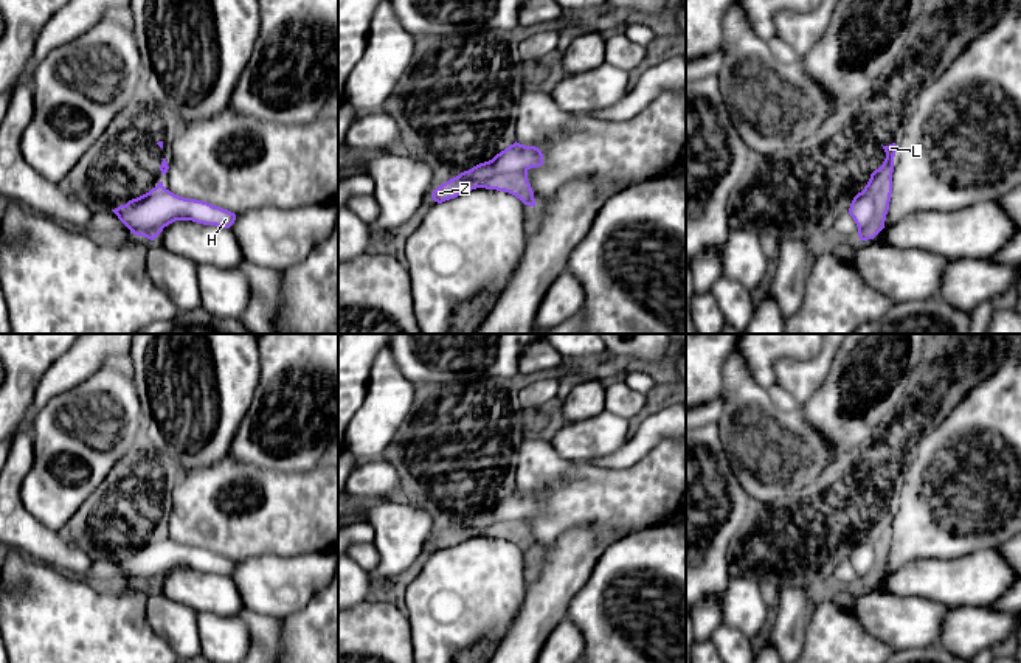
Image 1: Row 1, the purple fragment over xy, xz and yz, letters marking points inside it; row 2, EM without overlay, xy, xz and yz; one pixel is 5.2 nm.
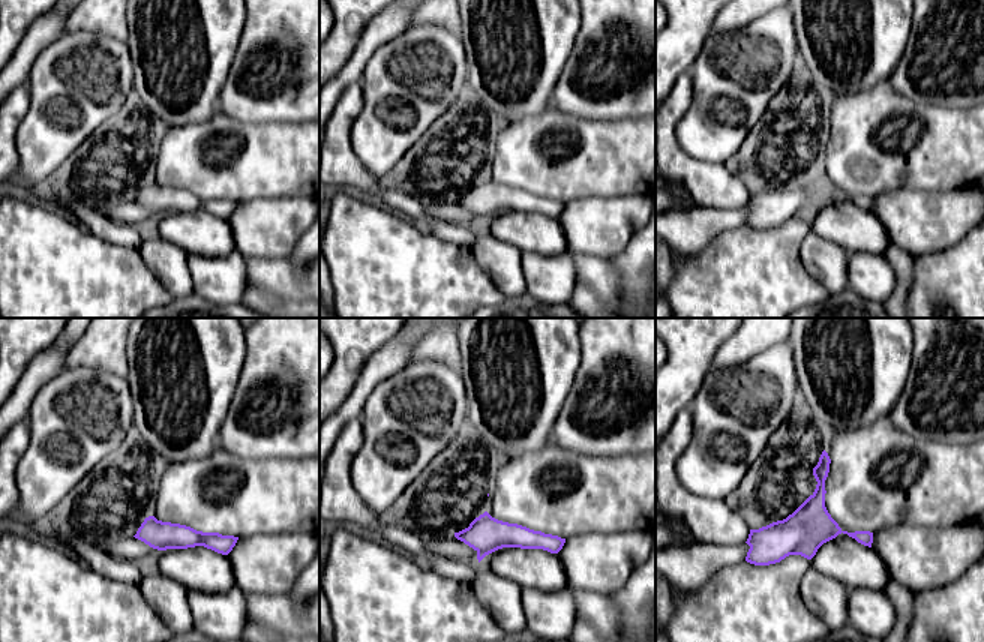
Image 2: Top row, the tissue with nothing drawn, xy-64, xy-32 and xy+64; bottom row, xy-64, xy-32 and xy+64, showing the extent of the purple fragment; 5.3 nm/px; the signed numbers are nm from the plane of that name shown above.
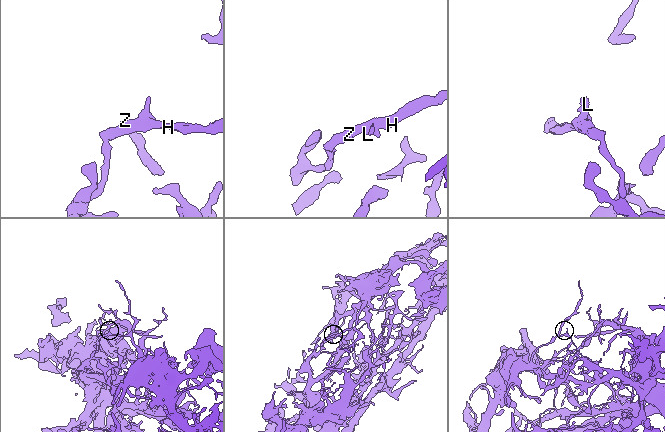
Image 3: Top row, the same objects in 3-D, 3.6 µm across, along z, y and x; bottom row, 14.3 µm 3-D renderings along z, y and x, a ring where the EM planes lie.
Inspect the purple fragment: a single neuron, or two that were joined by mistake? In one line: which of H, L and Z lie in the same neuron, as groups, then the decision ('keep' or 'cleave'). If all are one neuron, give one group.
groups H / L Z; cleave

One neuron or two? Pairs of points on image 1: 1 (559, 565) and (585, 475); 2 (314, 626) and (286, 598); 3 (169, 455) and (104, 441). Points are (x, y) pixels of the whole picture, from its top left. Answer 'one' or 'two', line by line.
1: two
2: two
3: two

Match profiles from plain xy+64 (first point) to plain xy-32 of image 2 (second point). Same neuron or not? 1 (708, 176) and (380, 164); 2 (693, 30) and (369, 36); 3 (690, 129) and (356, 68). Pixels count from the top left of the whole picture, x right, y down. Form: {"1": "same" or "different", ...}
{"1": "different", "2": "different", "3": "different"}

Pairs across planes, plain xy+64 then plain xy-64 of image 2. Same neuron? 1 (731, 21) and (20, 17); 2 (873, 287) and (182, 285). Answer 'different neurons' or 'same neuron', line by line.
1: different neurons
2: different neurons

